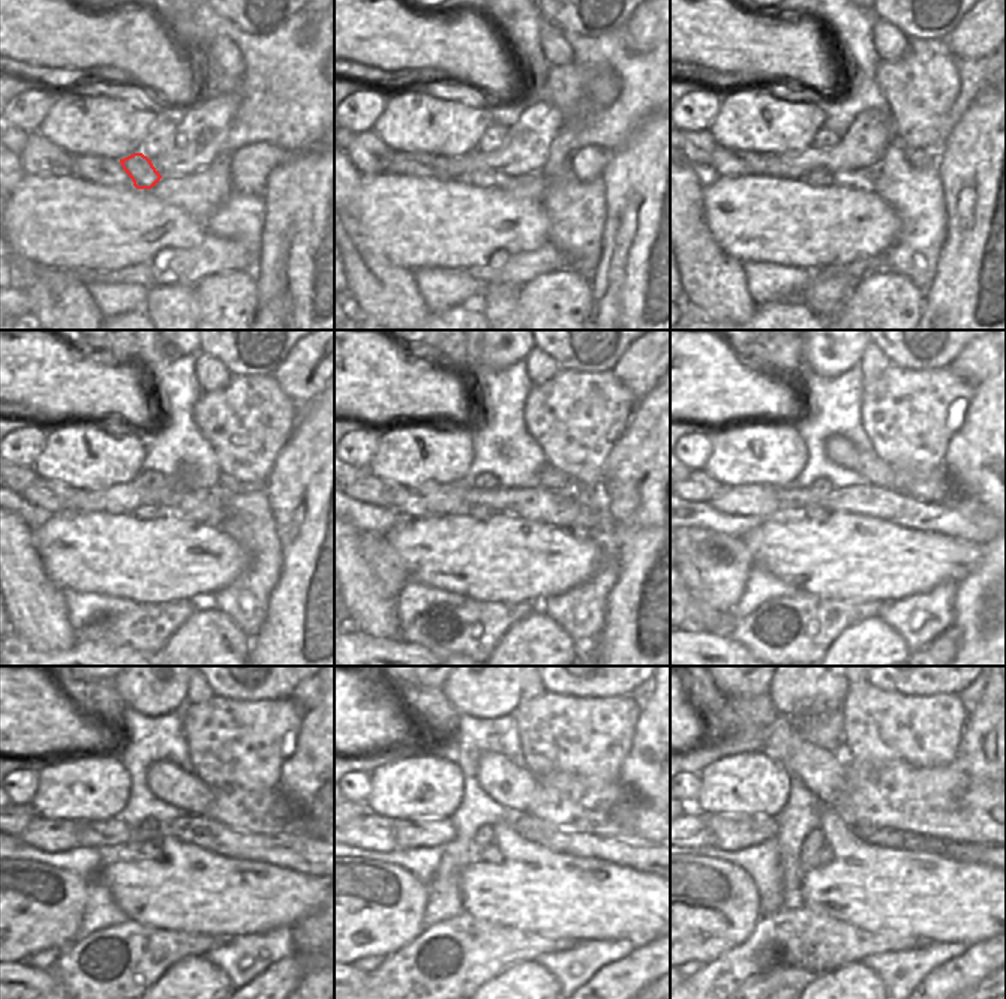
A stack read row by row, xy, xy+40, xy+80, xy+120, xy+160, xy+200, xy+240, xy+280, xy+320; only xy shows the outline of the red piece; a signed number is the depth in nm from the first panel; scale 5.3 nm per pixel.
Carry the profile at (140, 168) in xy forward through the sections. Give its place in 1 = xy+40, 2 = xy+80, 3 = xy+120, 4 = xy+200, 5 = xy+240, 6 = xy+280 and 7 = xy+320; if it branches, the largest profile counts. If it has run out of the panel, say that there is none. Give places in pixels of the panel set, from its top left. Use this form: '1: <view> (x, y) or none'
1: xy+40 (480, 179)
2: xy+80 (814, 177)
3: xy+120 (143, 513)
4: xy+200 (814, 513)
5: xy+240 (147, 851)
6: xy+280 (489, 854)
7: xy+320 (825, 855)

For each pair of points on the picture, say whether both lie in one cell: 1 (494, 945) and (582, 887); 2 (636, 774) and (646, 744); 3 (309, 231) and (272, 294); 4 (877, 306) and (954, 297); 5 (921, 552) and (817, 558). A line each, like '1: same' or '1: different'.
1: different
2: same
3: same
4: different
5: same

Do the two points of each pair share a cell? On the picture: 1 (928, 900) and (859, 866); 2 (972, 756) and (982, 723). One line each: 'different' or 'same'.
1: same
2: same

